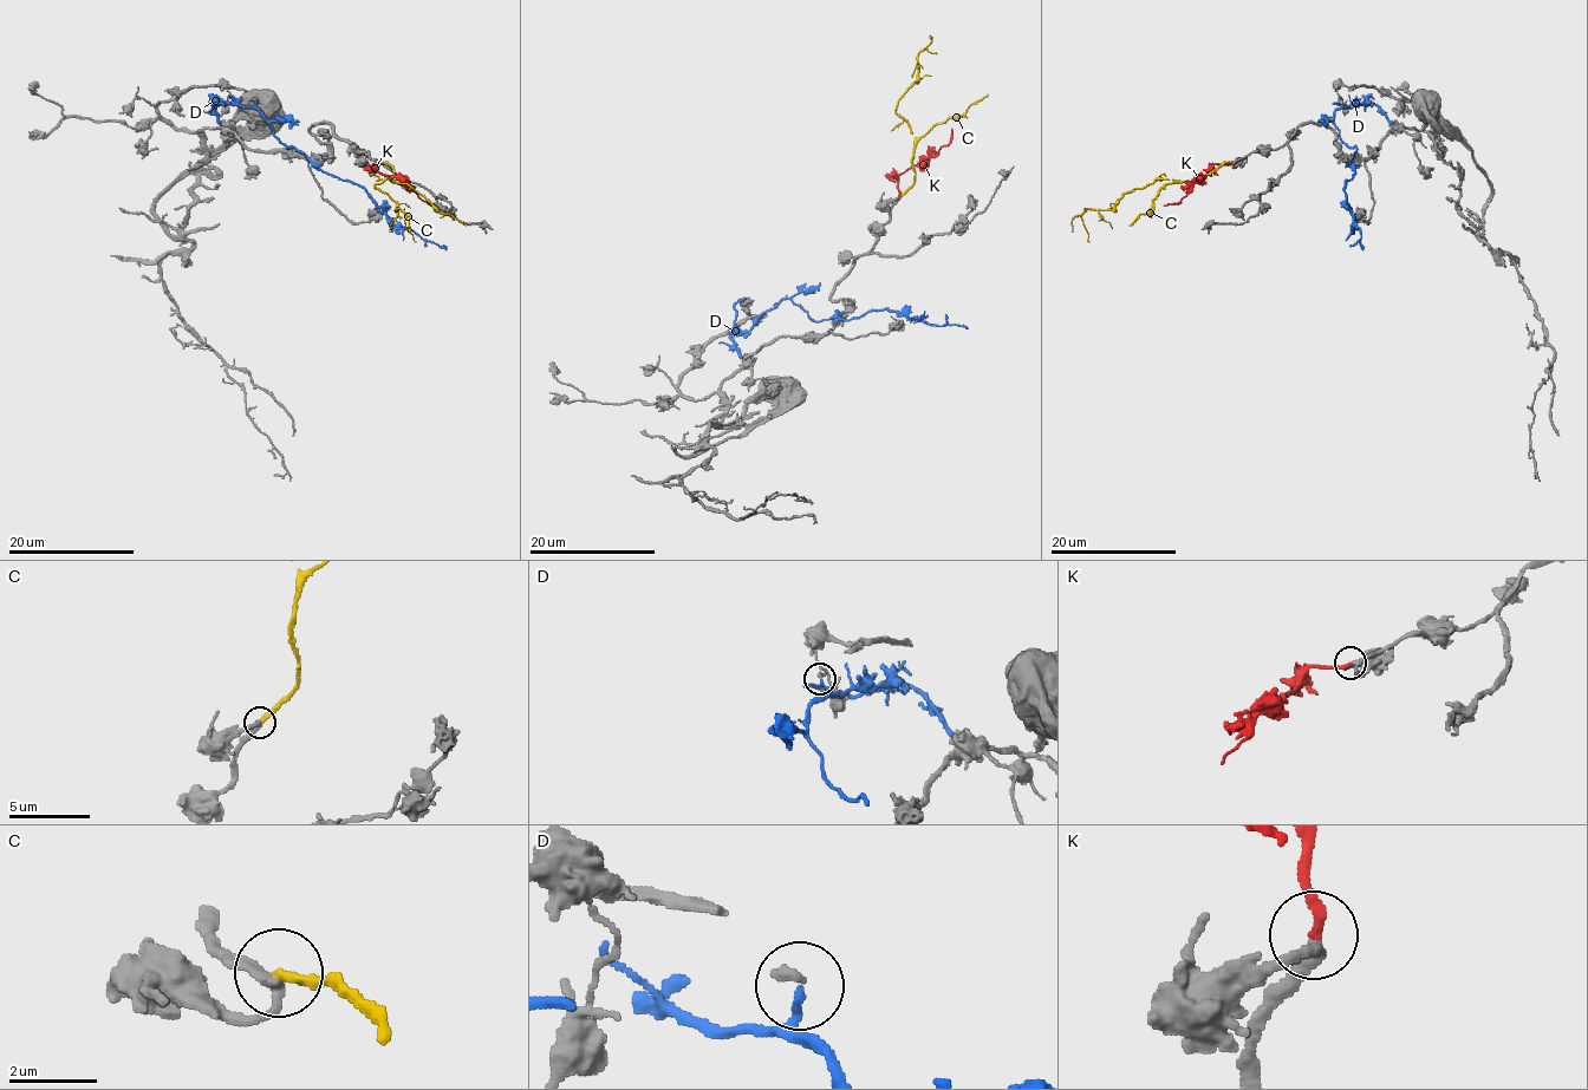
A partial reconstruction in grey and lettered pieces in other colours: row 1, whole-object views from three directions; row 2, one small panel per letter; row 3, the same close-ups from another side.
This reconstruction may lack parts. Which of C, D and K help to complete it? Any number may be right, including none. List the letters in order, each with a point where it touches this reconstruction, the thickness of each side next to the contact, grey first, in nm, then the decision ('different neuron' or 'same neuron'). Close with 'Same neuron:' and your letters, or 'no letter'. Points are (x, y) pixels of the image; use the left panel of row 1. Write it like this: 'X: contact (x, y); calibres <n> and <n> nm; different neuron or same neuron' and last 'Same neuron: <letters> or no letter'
C: contact (378, 161); calibres 240 and 240 nm; different neuron
D: contact (256, 100); calibres 180 and 170 nm; different neuron
K: contact (378, 163); calibres 240 and 240 nm; same neuron
Same neuron: K

